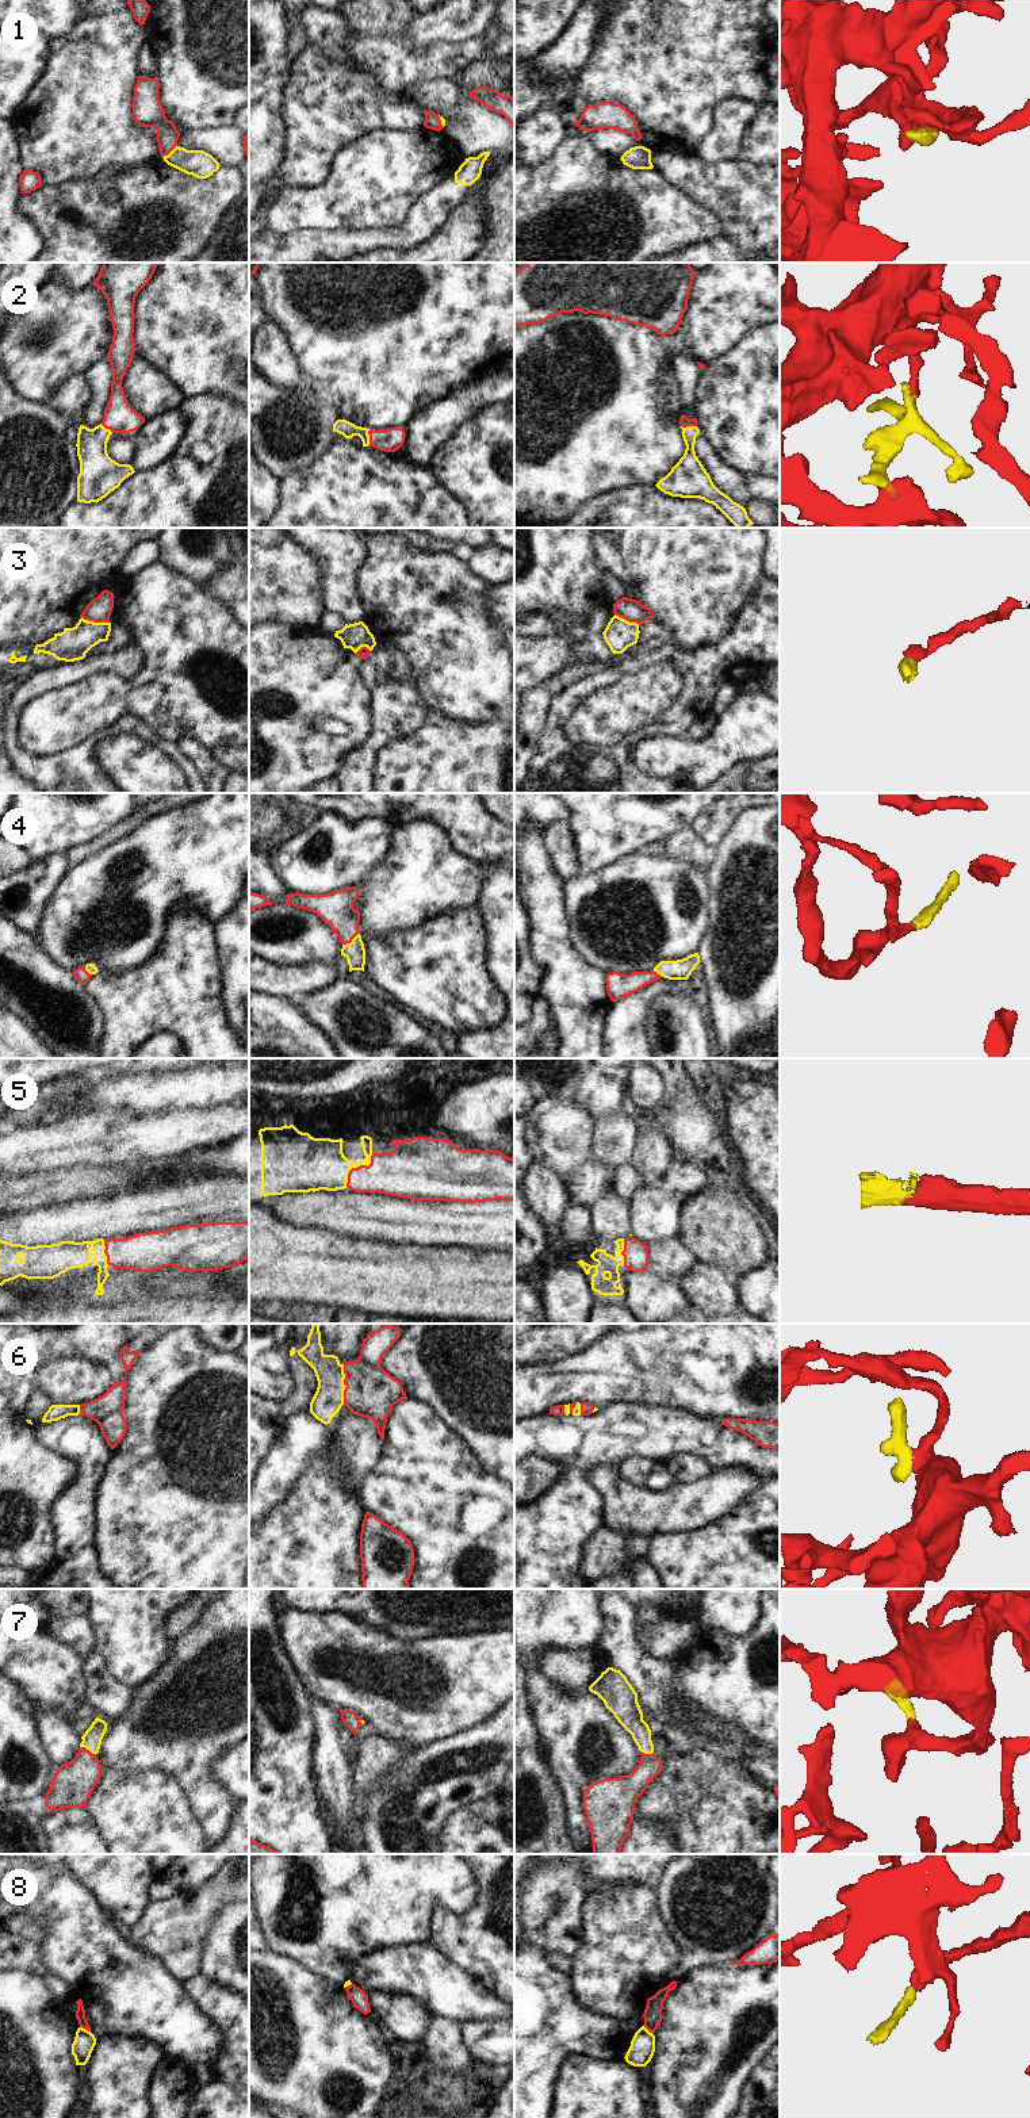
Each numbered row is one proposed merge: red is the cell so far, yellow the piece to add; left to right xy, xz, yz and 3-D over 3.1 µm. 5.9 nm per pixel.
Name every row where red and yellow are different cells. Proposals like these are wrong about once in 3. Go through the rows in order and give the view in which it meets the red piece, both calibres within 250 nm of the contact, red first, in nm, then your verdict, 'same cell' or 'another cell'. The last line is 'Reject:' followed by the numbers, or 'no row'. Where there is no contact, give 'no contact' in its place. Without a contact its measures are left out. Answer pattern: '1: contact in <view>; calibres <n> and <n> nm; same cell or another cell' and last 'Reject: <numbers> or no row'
1: contact in xy; calibres 150 and 160 nm; another cell
2: contact in yz; calibres 60 and 150 nm; same cell
3: contact in xy; calibres 150 and 190 nm; another cell
4: contact in xz; calibres 200 and 120 nm; same cell
5: contact in xz; calibres 260 and 300 nm; same cell
6: contact in xz; calibres 300 and 180 nm; same cell
7: contact in xy; calibres 240 and 110 nm; same cell
8: contact in xy; calibres 60 and 130 nm; another cell
Reject: 1, 3, 8

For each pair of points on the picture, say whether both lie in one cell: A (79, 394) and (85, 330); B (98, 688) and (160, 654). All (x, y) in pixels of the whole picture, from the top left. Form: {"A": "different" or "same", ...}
{"A": "different", "B": "same"}

